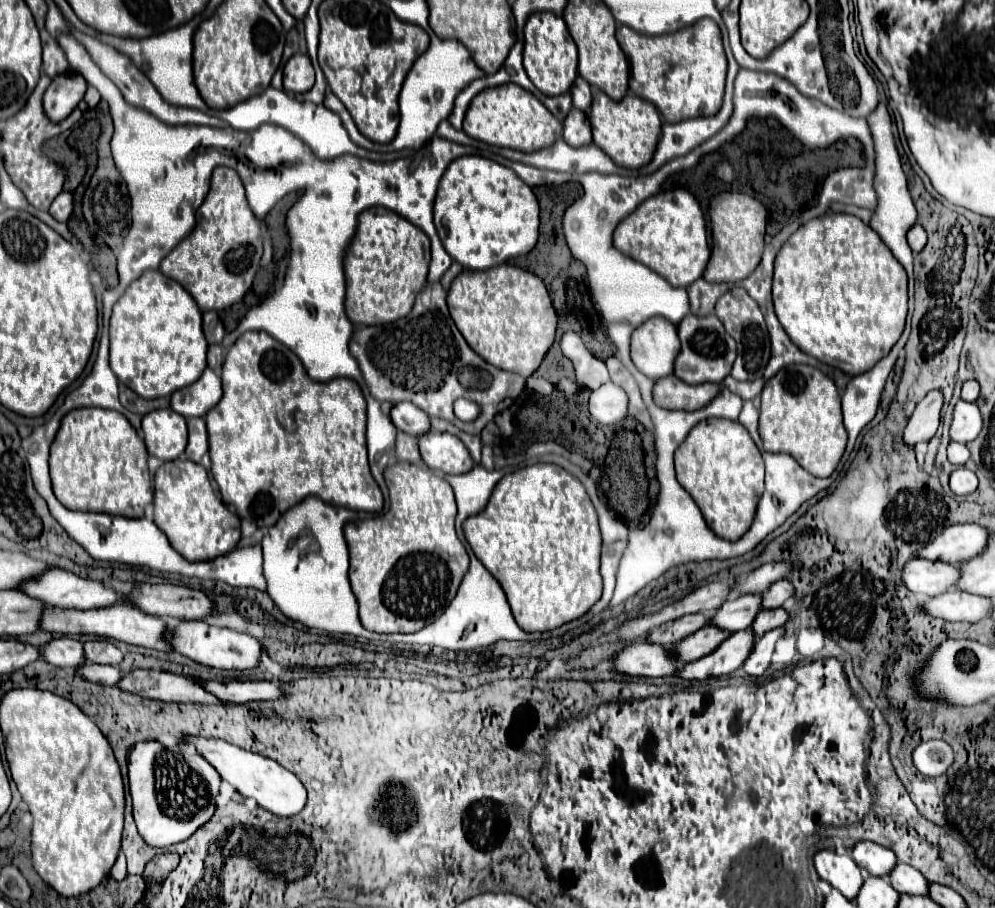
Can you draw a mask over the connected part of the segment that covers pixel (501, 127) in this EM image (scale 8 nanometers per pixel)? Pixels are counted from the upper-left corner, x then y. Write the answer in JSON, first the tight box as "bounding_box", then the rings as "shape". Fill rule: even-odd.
{"bounding_box":[464,84,562,152],"shape":[[[502,84],[496,88],[486,88],[474,96],[464,116],[464,132],[470,138],[482,140],[486,144],[534,152],[552,146],[558,138],[562,138],[562,122],[558,122],[532,92],[516,84]]]}

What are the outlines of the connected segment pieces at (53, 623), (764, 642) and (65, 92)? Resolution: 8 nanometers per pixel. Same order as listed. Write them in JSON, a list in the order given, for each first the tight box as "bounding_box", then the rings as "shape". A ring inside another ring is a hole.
[{"bounding_box":[40,602,172,650],"shape":[[[120,602],[120,606],[108,606],[108,610],[64,610],[64,608],[52,608],[48,610],[48,618],[44,618],[44,626],[40,626],[44,632],[56,632],[56,634],[96,634],[102,638],[112,638],[126,644],[136,644],[144,648],[156,648],[156,650],[172,650],[164,642],[164,622],[160,618],[154,618],[150,614],[140,612],[138,608]]]},{"bounding_box":[742,628,784,676],"shape":[[[776,628],[756,640],[756,646],[752,646],[752,654],[748,654],[748,662],[744,662],[742,666],[742,670],[748,676],[760,676],[768,668],[770,656],[774,652],[774,644],[782,634],[784,634],[784,628]]]},{"bounding_box":[44,74,86,124],"shape":[[[60,74],[52,80],[44,94],[44,112],[50,122],[58,124],[78,106],[86,92],[86,82],[78,74]]]}]

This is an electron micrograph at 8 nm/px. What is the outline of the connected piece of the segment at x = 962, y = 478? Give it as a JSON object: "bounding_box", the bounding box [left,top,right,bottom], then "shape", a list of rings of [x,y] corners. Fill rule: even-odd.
{"bounding_box":[950,468,978,496],"shape":[[[956,468],[952,474],[950,474],[950,490],[958,496],[966,496],[966,494],[972,494],[978,486],[978,478],[972,470],[968,468]]]}

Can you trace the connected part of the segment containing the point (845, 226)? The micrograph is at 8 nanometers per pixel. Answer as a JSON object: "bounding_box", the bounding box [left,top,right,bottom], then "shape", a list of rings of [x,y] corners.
{"bounding_box":[772,214,908,376],"shape":[[[824,214],[802,224],[778,250],[772,300],[782,328],[806,354],[850,376],[870,370],[898,342],[908,312],[906,272],[880,236],[852,214]]]}

